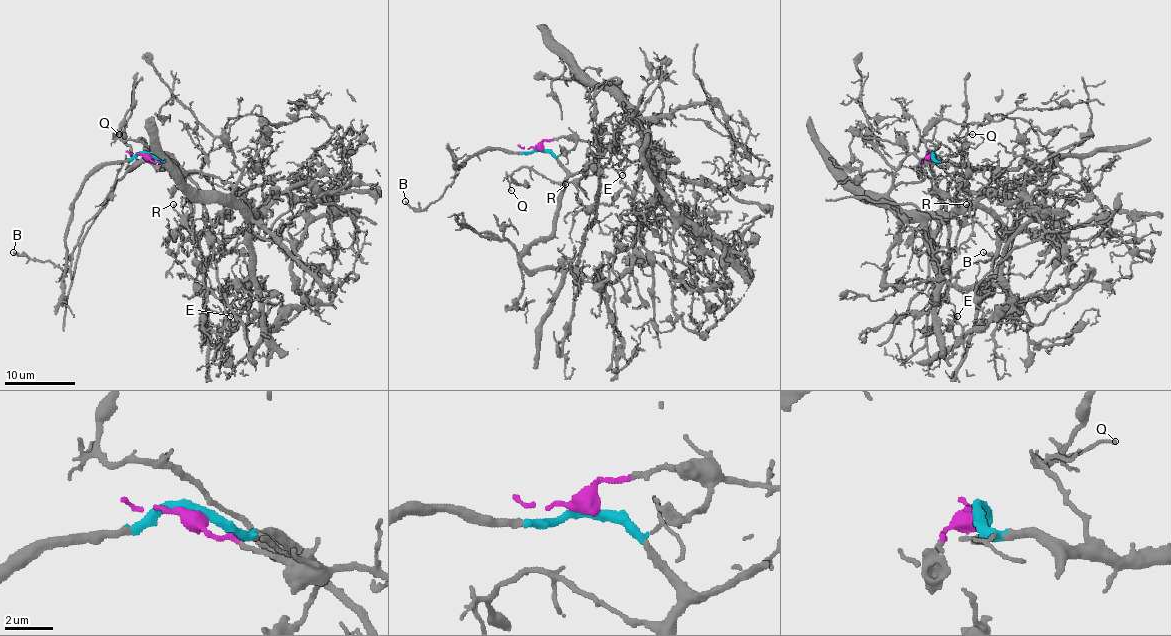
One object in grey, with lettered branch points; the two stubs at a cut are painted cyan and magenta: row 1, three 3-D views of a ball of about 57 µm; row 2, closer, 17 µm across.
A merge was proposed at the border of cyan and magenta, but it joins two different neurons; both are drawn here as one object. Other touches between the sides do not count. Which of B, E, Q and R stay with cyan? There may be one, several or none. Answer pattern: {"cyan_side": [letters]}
{"cyan_side": ["B", "Q"]}

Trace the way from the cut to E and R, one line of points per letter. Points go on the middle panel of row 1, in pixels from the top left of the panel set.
E: (538, 149), (555, 137), (610, 142), (624, 107), (641, 137), (641, 157), (627, 160), (622, 155), (622, 176)
R: (538, 149), (555, 137), (610, 142), (624, 107), (634, 118), (638, 160), (613, 149), (596, 155), (566, 185)

